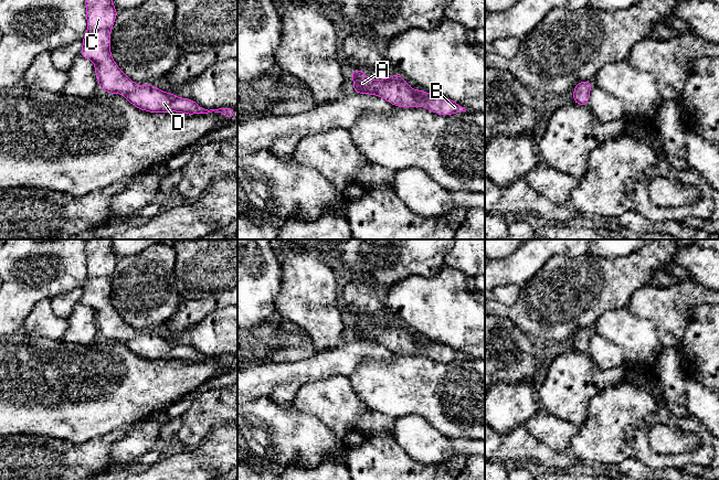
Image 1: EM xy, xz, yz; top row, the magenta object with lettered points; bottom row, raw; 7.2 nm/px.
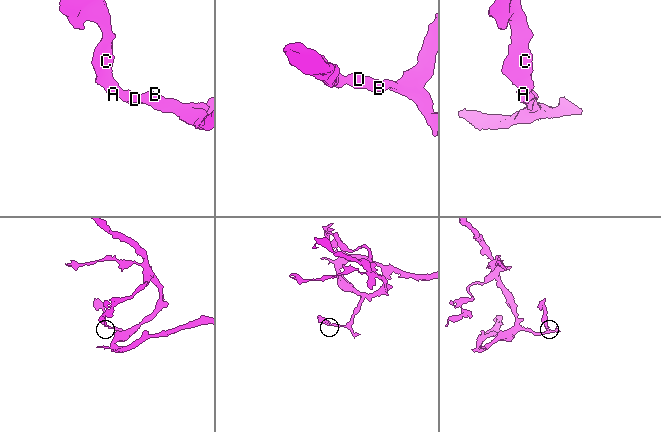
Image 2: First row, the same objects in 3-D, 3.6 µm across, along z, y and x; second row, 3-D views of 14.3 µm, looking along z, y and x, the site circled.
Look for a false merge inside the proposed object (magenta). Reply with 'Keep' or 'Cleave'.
Keep

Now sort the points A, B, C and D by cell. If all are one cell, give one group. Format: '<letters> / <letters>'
A B C D

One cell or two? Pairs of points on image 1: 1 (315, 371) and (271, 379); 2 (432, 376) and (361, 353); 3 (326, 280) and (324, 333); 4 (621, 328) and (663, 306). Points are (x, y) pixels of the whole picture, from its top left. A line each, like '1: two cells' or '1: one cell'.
1: one cell
2: two cells
3: one cell
4: two cells

